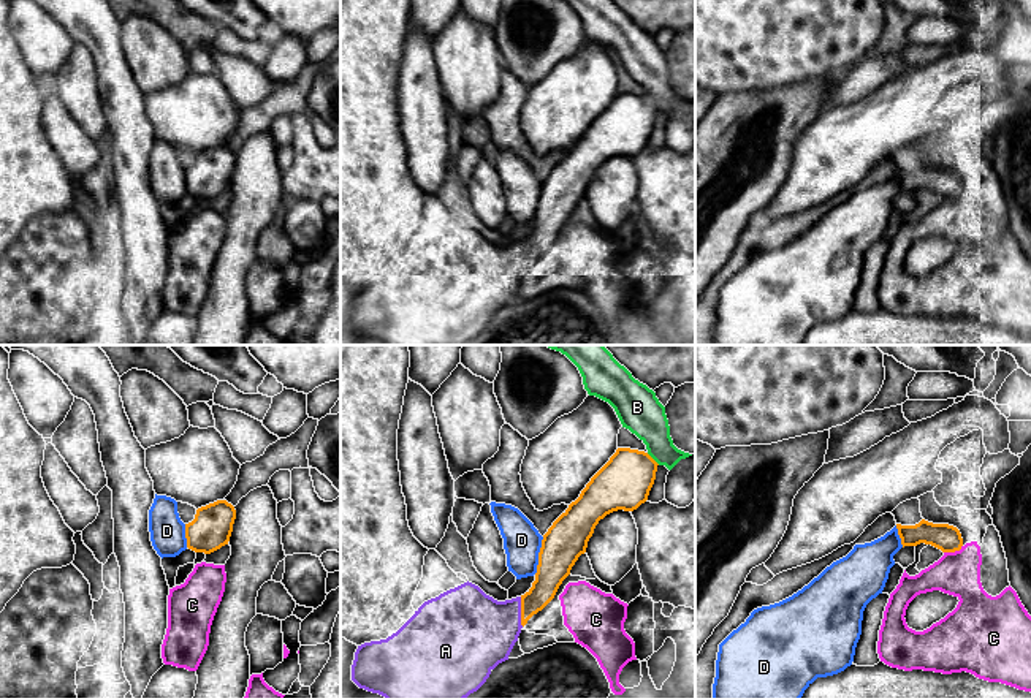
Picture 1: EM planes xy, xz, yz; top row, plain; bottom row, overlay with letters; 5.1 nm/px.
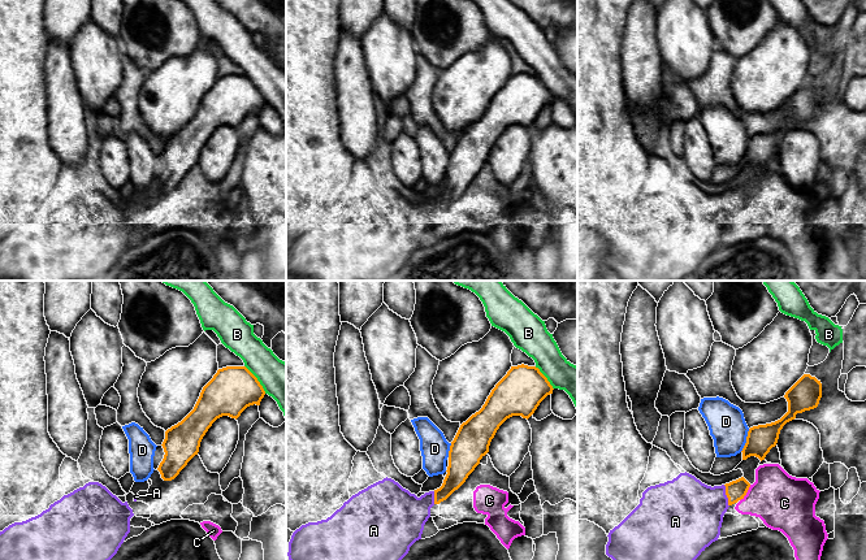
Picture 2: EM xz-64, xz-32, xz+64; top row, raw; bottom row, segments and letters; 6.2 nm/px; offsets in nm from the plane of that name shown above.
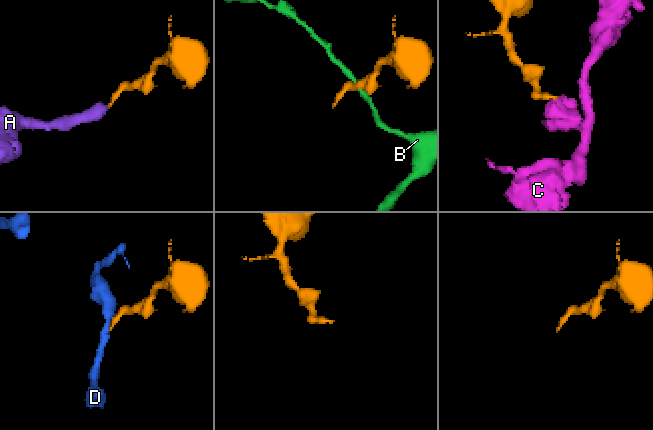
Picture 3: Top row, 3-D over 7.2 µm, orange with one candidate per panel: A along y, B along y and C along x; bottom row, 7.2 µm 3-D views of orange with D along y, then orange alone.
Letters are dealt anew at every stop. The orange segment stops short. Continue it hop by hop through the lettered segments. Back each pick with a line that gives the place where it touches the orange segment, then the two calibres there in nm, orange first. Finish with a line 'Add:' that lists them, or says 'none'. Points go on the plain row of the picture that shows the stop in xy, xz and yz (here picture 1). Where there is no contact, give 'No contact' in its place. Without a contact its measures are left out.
A: Touches orange at xz (521, 257). Thickness 140 nm (orange) against 380 nm
Add: A

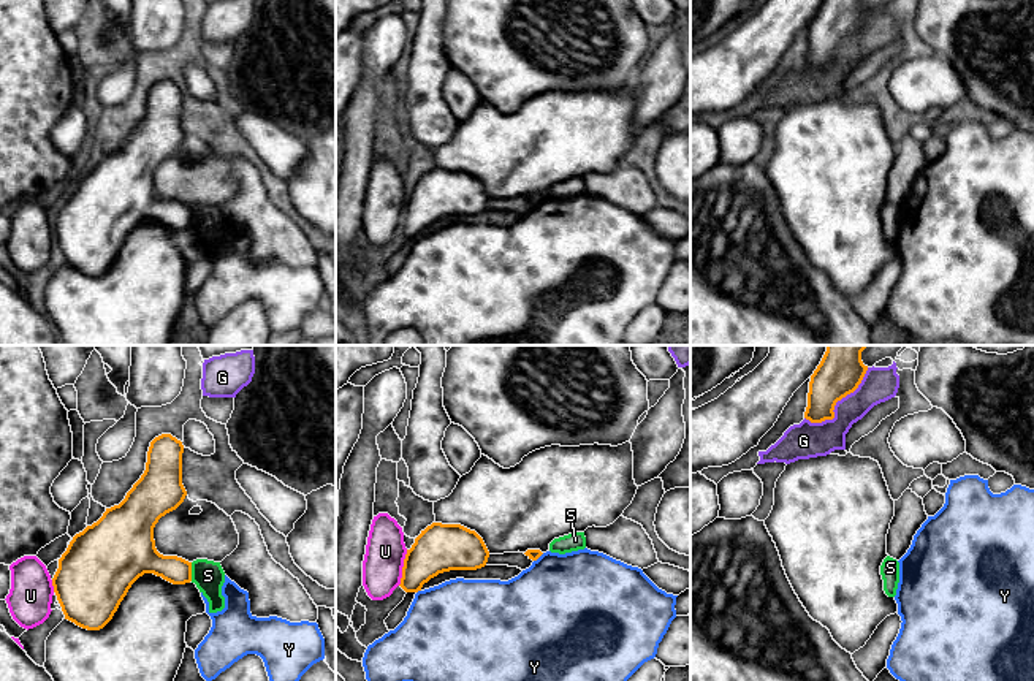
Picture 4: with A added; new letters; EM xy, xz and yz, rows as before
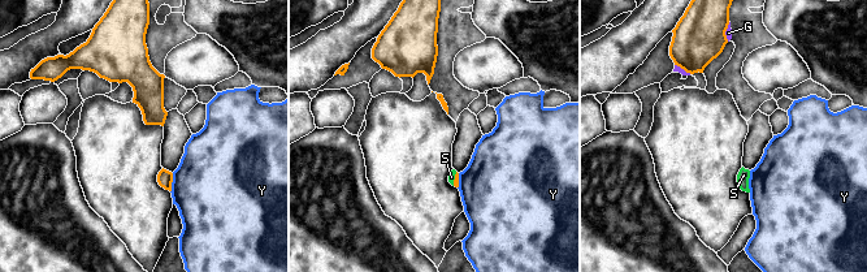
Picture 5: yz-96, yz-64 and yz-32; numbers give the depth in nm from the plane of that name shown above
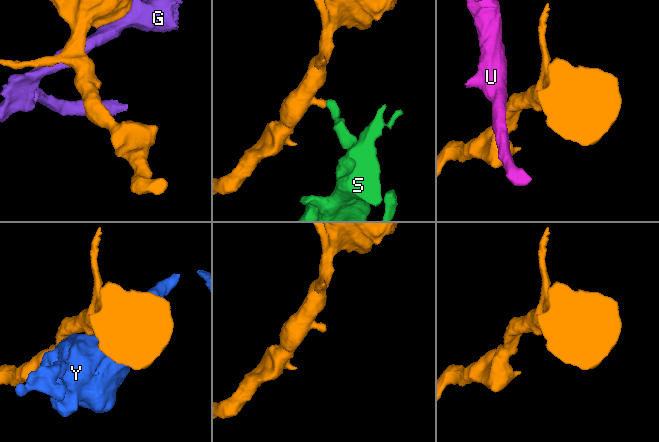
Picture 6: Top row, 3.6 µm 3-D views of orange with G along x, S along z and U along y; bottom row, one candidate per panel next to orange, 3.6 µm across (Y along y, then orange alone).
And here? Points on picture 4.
Add: none

